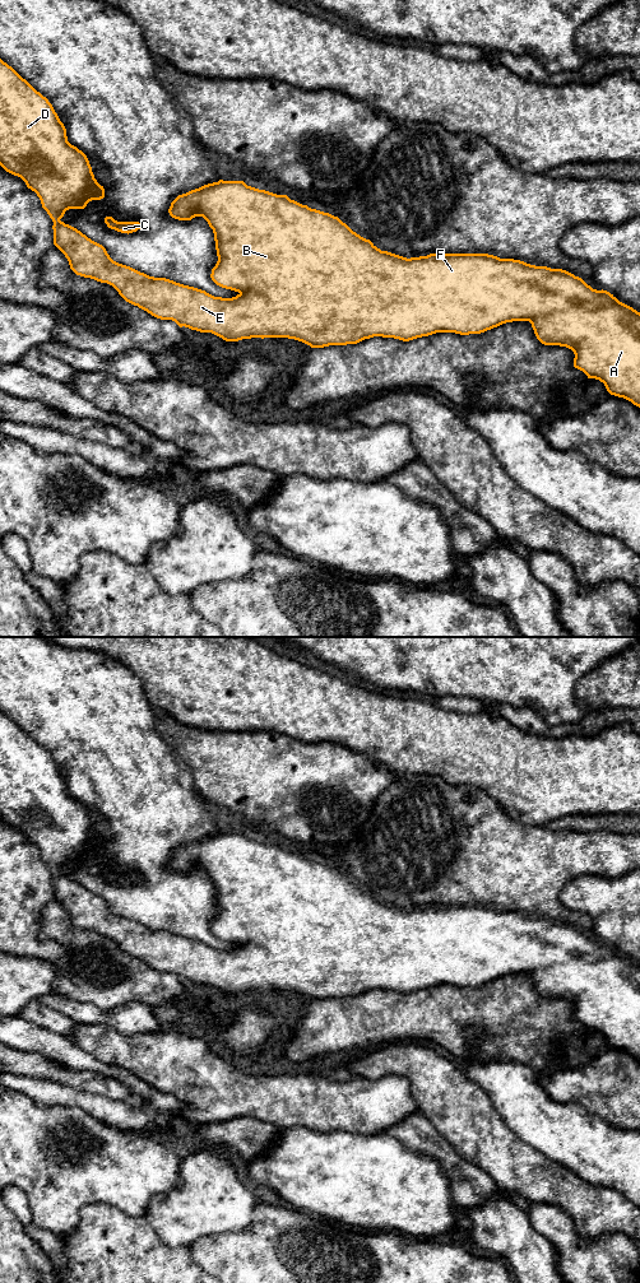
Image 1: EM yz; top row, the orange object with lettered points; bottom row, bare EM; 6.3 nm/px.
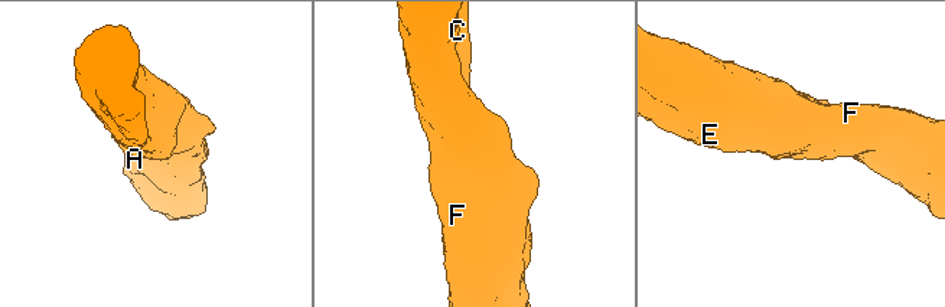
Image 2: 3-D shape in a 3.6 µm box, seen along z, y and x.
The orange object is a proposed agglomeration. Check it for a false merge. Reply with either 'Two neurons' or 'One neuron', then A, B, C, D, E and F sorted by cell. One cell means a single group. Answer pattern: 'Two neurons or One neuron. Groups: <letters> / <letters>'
One neuron. Groups: A B C D E F

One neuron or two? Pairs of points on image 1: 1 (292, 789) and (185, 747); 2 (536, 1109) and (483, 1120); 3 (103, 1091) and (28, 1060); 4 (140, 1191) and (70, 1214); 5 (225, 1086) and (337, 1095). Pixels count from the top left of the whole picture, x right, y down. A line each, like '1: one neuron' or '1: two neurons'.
1: one neuron
2: two neurons
3: one neuron
4: one neuron
5: one neuron

